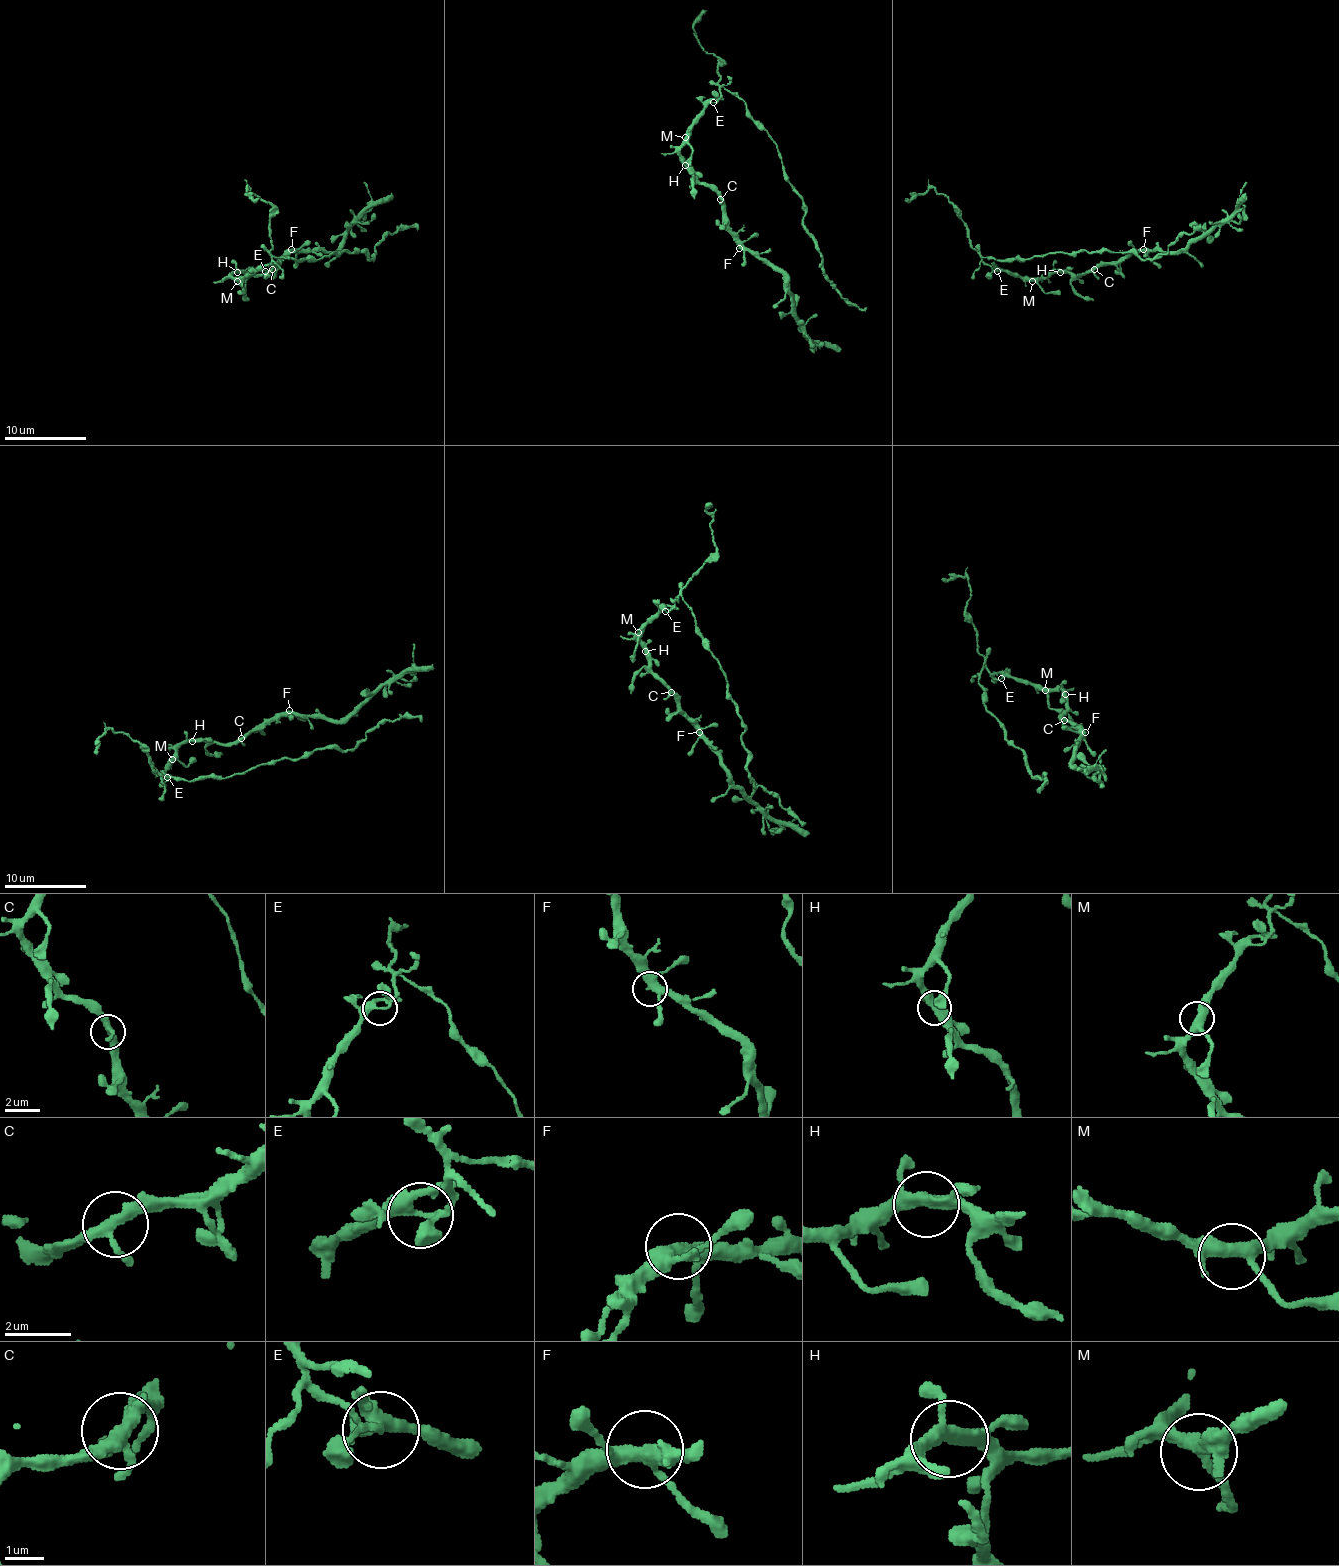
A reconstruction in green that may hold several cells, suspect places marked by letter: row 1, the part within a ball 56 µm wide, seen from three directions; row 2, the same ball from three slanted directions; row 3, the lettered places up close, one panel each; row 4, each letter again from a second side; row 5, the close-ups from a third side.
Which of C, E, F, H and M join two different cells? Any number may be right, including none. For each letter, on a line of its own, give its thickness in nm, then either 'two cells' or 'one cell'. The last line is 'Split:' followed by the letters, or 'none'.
C: 320 nm thick; one cell
E: 260 nm thick; two cells
F: 360 nm thick; one cell
H: 360 nm thick; one cell
M: 400 nm thick; one cell
Split: E

